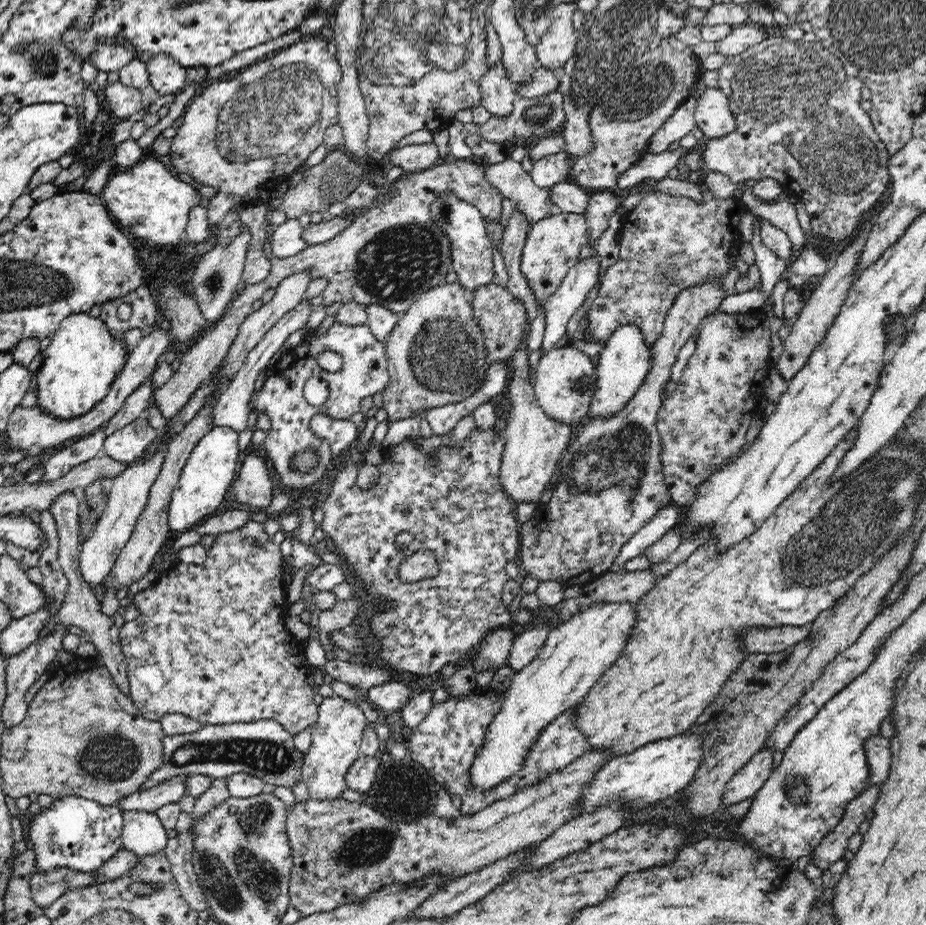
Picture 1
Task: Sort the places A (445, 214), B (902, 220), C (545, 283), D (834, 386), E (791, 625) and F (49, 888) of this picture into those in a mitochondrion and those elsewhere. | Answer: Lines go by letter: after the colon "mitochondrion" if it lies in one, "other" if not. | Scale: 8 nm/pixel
A: mitochondrion
B: other
C: other
D: other
E: other
F: other

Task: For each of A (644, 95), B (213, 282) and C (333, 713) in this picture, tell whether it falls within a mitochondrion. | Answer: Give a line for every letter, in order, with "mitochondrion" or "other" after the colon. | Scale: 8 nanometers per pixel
A: mitochondrion
B: mitochondrion
C: other

